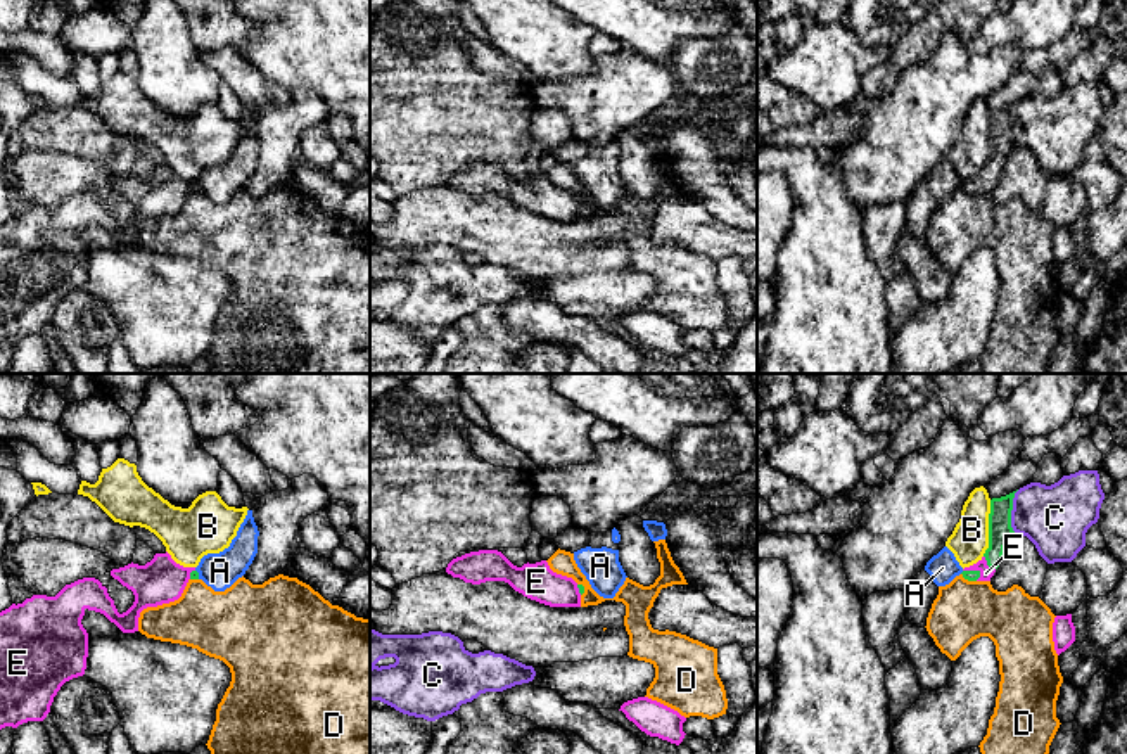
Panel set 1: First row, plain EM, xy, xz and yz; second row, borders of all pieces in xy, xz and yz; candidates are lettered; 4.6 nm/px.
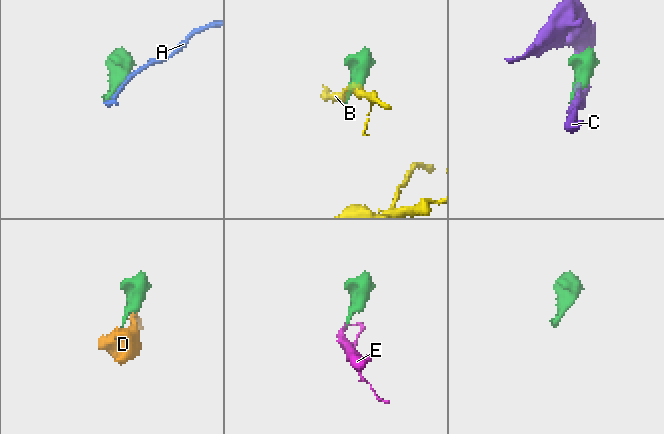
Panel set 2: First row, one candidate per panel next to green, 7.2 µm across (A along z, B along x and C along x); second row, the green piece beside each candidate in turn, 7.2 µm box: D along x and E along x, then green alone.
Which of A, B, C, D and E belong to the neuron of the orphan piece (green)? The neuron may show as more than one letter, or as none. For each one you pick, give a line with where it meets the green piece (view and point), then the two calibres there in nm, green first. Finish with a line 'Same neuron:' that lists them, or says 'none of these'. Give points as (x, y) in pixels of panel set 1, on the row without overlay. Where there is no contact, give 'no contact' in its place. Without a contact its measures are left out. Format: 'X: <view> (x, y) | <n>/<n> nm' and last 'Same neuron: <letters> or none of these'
E: yz (987, 177) | 110/60 nm
Same neuron: E

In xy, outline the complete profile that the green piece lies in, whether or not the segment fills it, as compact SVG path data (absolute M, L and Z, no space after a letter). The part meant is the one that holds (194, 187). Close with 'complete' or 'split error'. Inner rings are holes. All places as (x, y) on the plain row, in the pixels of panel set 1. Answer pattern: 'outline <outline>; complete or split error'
outline M168 164L156 166L145 178L131 175L112 182L111 188L135 208L133 218L123 227L118 225L107 201L95 190L66 197L55 209L33 208L0 225L0 342L17 341L28 334L43 334L60 299L85 287L88 246L81 232L86 221L104 227L123 246L135 246L143 221L178 213L187 195L199 192L195 180L176 176Z; split error

